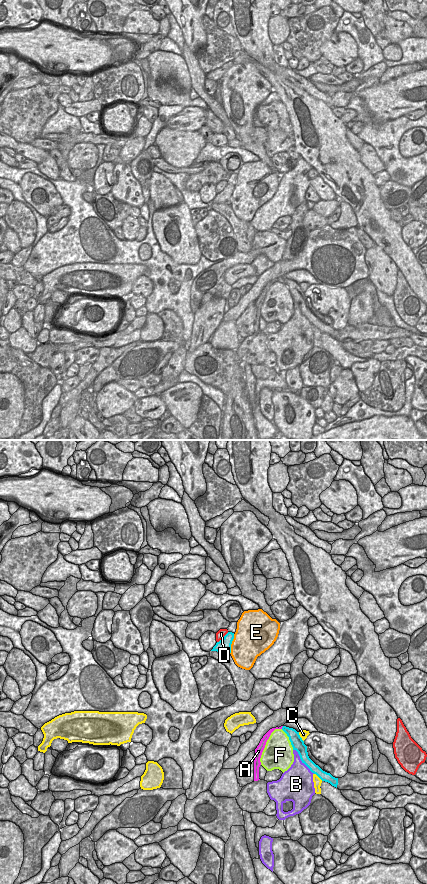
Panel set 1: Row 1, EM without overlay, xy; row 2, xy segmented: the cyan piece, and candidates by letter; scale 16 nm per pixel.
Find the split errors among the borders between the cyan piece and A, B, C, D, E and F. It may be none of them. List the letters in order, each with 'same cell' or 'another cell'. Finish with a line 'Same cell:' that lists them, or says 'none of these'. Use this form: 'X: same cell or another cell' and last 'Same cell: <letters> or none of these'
A: another cell
B: another cell
C: another cell
D: another cell
E: another cell
F: another cell
Same cell: none of these

